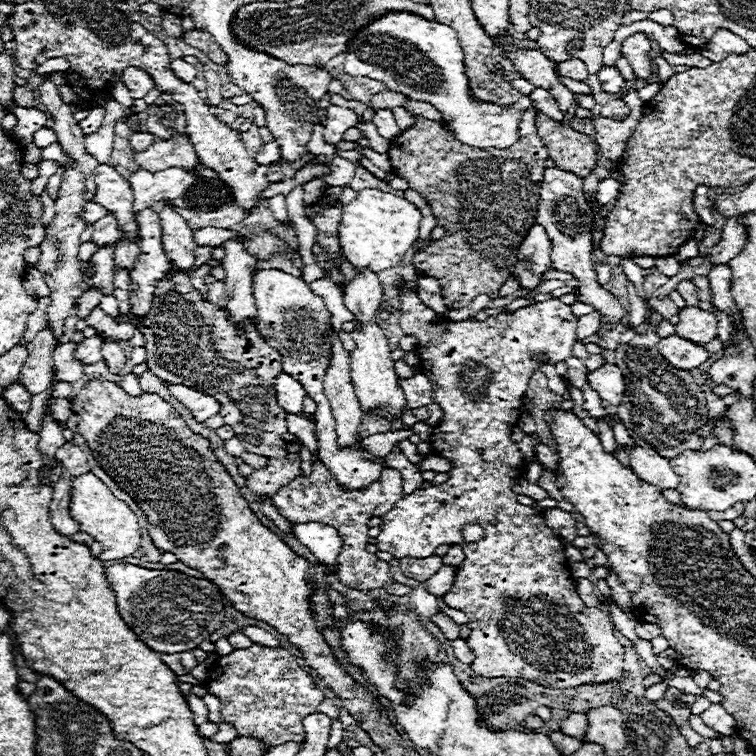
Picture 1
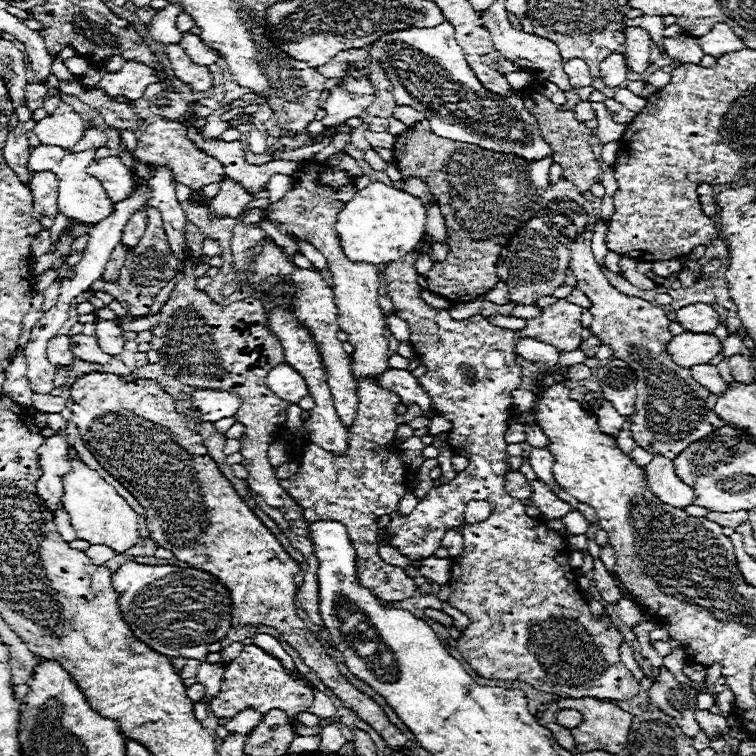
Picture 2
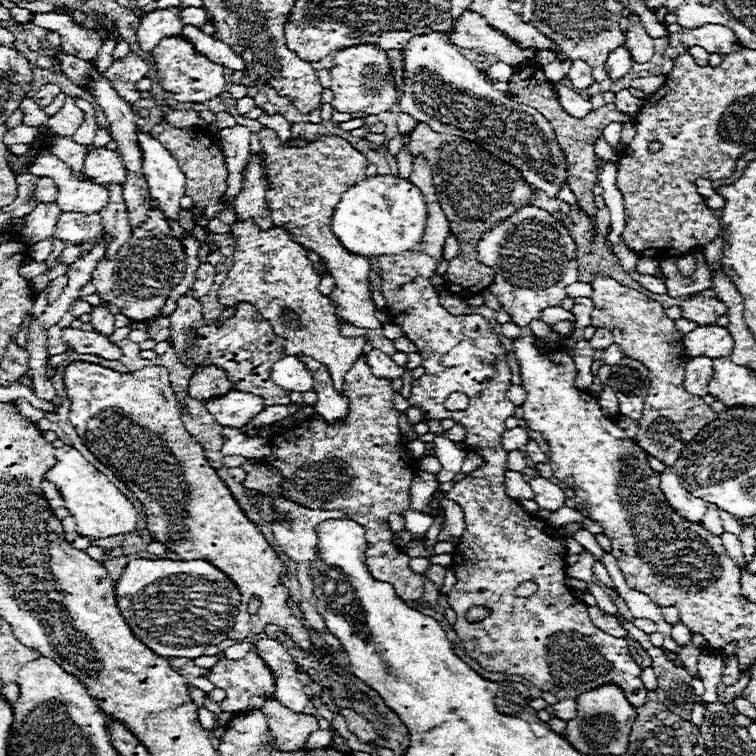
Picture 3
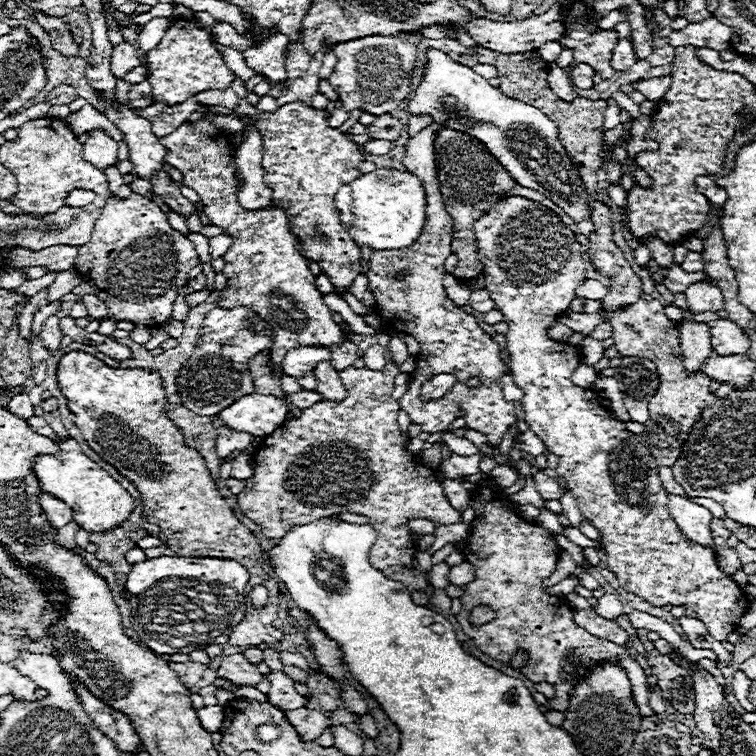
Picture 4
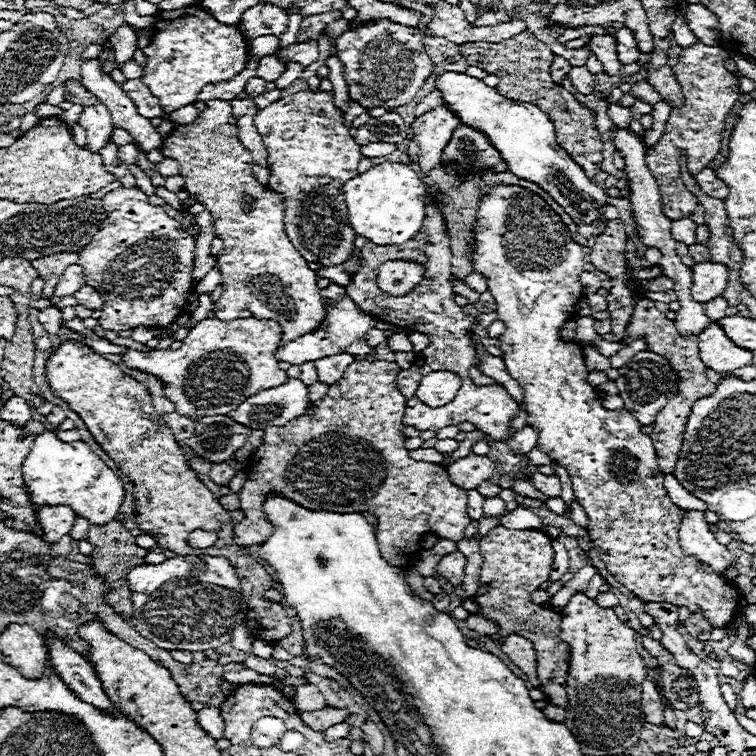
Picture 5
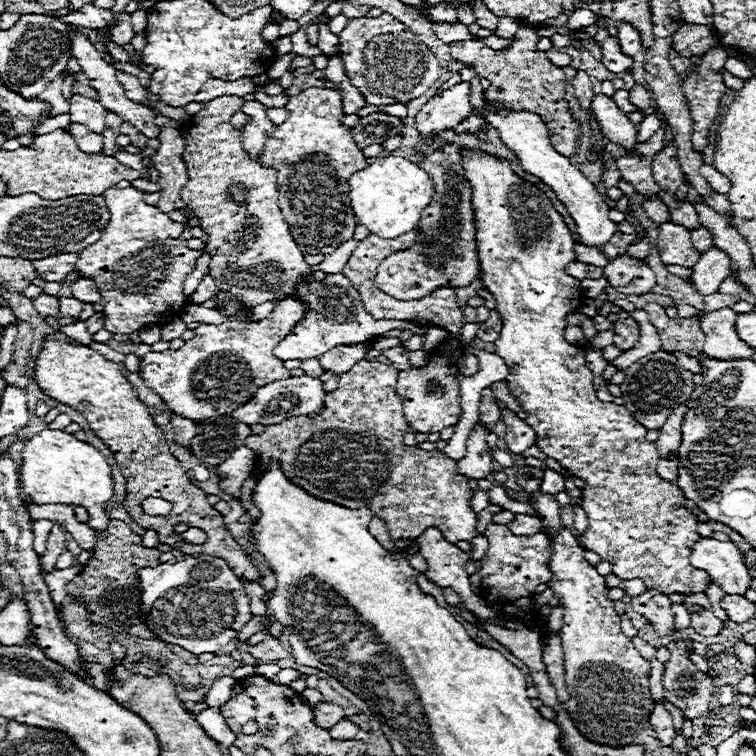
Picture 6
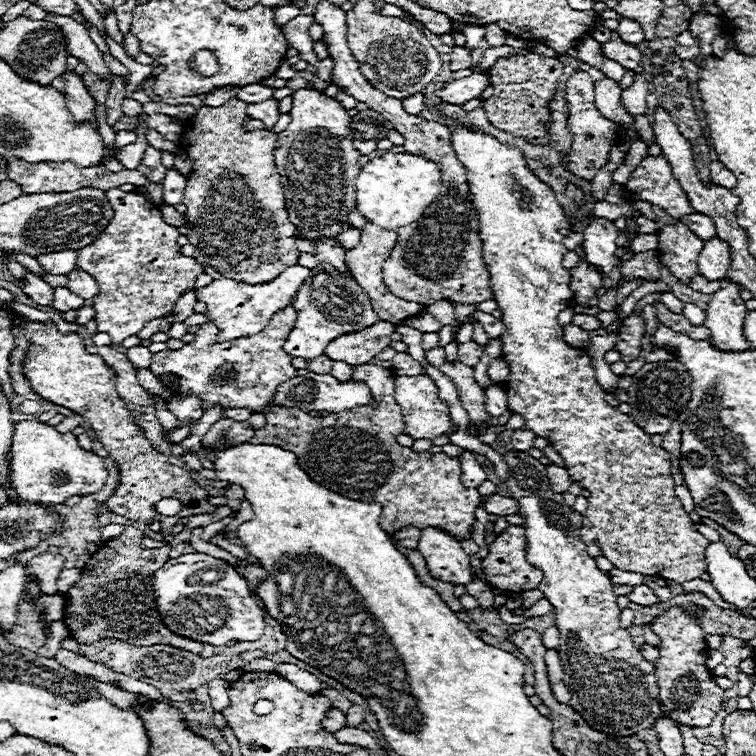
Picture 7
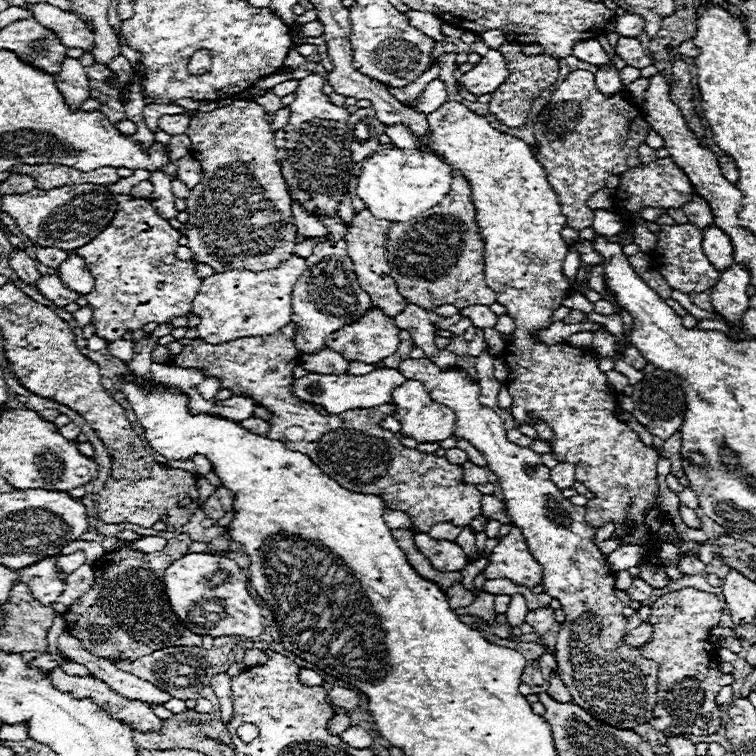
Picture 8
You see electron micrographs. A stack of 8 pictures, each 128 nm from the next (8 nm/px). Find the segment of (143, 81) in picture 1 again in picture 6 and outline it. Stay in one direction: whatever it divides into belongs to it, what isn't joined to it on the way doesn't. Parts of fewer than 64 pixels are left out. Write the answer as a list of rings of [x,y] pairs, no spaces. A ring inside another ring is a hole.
[[[122,12],[112,28],[112,40],[118,44],[118,46],[124,46],[128,44],[130,40],[134,38],[134,30],[132,30],[132,24],[130,24],[130,14],[128,12]]]

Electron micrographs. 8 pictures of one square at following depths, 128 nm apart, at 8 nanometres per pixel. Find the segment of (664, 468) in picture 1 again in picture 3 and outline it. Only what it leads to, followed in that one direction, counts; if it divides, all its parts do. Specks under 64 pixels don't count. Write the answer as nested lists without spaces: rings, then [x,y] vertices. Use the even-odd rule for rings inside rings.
[[[670,468],[660,474],[660,488],[664,490],[664,496],[666,496],[668,504],[682,518],[686,518],[688,522],[694,522],[694,524],[702,522],[702,516],[708,508],[708,502],[692,496],[688,490],[684,490],[682,484],[680,484],[680,478],[674,472],[670,472]]]

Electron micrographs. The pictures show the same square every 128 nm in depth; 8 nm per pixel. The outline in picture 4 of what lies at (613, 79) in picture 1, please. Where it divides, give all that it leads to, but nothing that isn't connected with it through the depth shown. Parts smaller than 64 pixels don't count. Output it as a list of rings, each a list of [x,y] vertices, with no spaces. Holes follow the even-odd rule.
[[[620,38],[614,52],[612,52],[612,68],[614,70],[628,70],[636,62],[636,54],[632,48],[632,42],[628,38]]]

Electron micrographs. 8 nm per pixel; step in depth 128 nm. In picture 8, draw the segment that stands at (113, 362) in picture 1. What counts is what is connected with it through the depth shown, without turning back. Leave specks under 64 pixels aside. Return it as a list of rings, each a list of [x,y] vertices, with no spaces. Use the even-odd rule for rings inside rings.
[[[70,254],[58,266],[58,274],[60,274],[60,280],[64,282],[64,286],[68,286],[70,290],[74,290],[78,294],[88,294],[94,288],[94,278],[92,278],[90,270],[86,268],[84,258],[80,258],[78,254]]]

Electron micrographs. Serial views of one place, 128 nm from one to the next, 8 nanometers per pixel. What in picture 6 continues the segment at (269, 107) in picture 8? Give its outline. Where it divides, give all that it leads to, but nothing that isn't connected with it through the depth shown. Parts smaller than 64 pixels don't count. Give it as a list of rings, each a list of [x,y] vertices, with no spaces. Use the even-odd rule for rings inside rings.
[[[244,102],[242,104],[242,112],[248,114],[252,118],[252,124],[246,126],[242,130],[242,136],[244,136],[244,148],[248,150],[248,154],[252,154],[254,158],[260,158],[262,156],[262,148],[264,148],[264,142],[268,142],[268,138],[272,138],[276,126],[270,122],[268,118],[268,108],[260,102]]]

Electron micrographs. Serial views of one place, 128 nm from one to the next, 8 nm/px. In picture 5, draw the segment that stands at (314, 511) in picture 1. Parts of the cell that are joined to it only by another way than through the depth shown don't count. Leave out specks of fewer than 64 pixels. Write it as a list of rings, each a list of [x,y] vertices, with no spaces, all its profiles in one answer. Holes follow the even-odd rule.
[[[356,360],[340,384],[330,386],[330,392],[320,400],[320,410],[310,416],[294,418],[282,428],[264,430],[264,442],[250,456],[244,488],[240,490],[240,510],[246,520],[236,524],[234,538],[238,546],[262,544],[272,534],[272,524],[266,520],[262,502],[266,494],[284,494],[300,502],[308,510],[332,510],[332,512],[372,512],[378,518],[378,546],[380,554],[396,566],[410,568],[414,554],[420,548],[420,540],[426,532],[434,532],[446,540],[462,540],[464,530],[470,524],[466,514],[466,490],[452,484],[448,470],[442,464],[412,460],[404,448],[404,424],[406,398],[396,388],[396,376],[400,368],[396,362],[384,360]]]

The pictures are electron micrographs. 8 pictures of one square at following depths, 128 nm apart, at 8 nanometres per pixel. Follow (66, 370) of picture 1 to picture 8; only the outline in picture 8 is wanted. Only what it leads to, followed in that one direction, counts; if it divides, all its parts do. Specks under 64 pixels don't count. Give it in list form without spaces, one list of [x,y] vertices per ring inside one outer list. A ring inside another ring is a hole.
[[[12,248],[10,266],[20,276],[20,280],[26,282],[26,284],[36,284],[36,280],[40,278],[40,272],[36,270],[36,260],[28,252],[24,252],[20,248]]]

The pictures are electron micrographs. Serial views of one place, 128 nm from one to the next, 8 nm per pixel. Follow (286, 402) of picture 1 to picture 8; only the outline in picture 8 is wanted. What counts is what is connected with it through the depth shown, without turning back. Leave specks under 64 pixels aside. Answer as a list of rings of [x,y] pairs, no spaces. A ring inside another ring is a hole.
[[[344,240],[336,244],[318,244],[312,256],[306,258],[306,262],[308,270],[304,270],[304,274],[296,280],[296,286],[292,290],[292,318],[302,332],[302,338],[296,338],[300,354],[312,354],[322,350],[324,338],[328,334],[360,318],[360,314],[364,314],[364,310],[368,310],[368,306],[372,304],[368,292],[364,292],[356,280]]]

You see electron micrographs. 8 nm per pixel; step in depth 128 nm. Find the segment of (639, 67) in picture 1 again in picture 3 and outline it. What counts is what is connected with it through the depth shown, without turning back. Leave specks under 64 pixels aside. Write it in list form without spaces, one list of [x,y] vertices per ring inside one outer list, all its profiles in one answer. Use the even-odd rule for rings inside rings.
[[[630,14],[628,19],[630,24],[625,33],[624,46],[628,48],[634,62],[638,62],[638,64],[650,62],[650,58],[654,54],[654,38],[646,34],[646,30],[644,30],[644,26],[636,14]]]

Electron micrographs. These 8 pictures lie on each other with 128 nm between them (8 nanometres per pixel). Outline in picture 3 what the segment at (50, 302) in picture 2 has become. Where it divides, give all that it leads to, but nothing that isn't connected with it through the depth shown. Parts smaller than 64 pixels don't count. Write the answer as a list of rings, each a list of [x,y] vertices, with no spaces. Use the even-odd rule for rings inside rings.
[[[60,276],[52,280],[48,286],[48,300],[56,300],[62,294],[62,290],[66,288],[66,284],[68,284],[68,276]]]

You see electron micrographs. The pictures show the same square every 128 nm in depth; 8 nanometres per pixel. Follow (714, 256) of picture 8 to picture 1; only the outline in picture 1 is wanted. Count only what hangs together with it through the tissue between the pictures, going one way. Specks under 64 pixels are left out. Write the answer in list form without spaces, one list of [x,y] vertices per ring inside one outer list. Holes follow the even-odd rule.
[[[688,306],[678,312],[678,318],[680,322],[676,324],[676,334],[680,334],[682,338],[692,338],[692,342],[708,344],[716,336],[718,320],[712,312]]]

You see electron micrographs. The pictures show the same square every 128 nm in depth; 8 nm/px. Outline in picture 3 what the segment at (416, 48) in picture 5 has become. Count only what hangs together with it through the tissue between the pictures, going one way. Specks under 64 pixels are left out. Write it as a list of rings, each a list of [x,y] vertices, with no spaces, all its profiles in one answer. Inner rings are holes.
[[[360,44],[360,46],[348,46],[338,50],[334,58],[334,68],[330,70],[330,74],[332,74],[330,90],[334,94],[332,108],[336,108],[338,112],[380,114],[380,112],[388,112],[398,102],[400,94],[394,84],[388,54],[386,50],[374,44]]]

